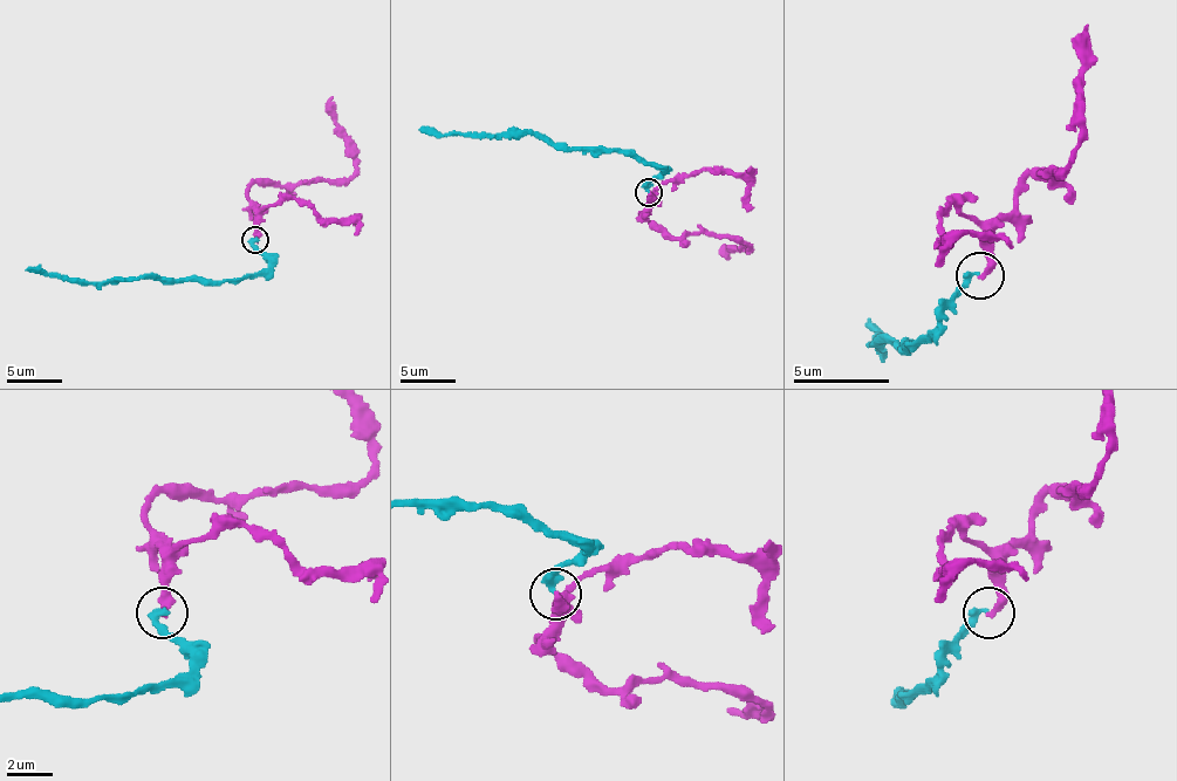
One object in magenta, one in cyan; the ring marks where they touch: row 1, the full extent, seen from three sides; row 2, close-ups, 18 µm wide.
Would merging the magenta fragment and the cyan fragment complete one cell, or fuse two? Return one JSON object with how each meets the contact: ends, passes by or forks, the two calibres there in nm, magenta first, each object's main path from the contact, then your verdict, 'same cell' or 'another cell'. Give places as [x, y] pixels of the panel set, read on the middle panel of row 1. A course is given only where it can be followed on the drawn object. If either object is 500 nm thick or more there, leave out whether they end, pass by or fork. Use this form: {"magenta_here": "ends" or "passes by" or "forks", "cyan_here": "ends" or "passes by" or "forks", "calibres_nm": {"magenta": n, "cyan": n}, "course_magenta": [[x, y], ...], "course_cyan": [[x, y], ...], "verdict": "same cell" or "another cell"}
{"magenta_here": "ends", "cyan_here": "ends", "calibres_nm": {"magenta": 340, "cyan": 320}, "course_magenta": [[649, 191], [641, 211], [676, 238], [698, 232], [739, 235], [747, 244], [747, 248], [729, 248], [723, 254]], "course_cyan": [[649, 191], [649, 183], [663, 170], [616, 150], [559, 150], [532, 134], [463, 134], [419, 129]], "verdict": "another cell"}

